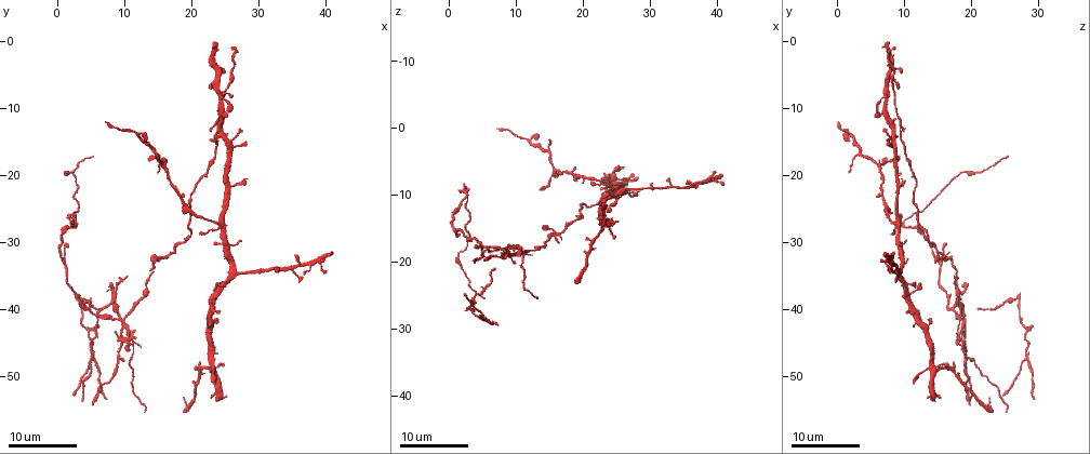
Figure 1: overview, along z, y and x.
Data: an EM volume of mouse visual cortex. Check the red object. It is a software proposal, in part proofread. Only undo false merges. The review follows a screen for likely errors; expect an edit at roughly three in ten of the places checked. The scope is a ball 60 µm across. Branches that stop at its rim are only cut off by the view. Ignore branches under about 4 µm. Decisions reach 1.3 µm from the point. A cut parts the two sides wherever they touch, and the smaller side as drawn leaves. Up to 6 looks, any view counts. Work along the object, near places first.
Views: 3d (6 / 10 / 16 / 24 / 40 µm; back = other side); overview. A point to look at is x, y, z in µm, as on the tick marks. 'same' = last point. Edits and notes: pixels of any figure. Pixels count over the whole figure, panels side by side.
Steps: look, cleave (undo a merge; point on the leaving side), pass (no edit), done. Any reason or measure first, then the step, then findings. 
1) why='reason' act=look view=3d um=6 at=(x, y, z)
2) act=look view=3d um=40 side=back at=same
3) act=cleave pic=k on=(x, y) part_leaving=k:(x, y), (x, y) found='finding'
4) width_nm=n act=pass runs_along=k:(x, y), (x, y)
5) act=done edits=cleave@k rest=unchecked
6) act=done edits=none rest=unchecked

why='arms part here' act=look view=3d um=16 at=(5.0, 47.5, 28.5)

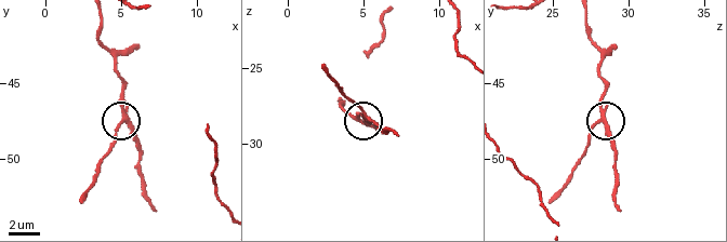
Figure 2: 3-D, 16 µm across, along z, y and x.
act=look view=3d um=6 at=(5.4, 47.6, 28.2)

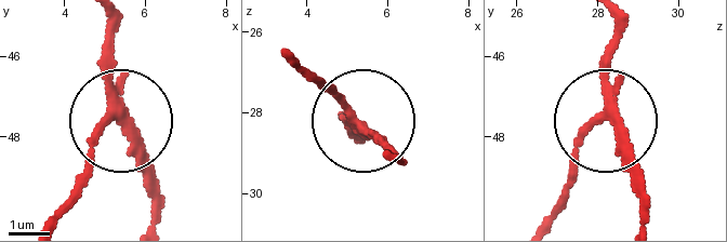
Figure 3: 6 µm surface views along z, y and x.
arms=3 act=cleave pic=3 on=(91, 145) part_leaving=3:(109, 109), (86, 188), (61, 219) found='a second neuron is stuck on'

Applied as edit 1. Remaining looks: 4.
why='three-way junction' act=look view=3d um=24 at=(16.5, 31.5, 16.0)

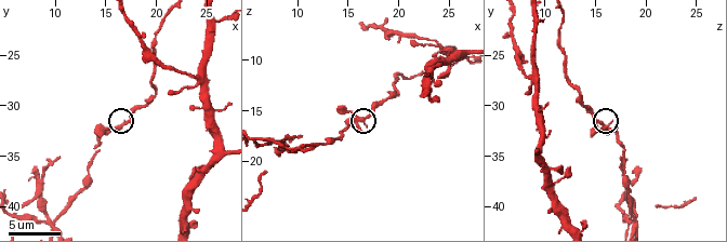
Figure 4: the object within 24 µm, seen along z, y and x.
act=look view=3d um=6 at=(16.8, 32.2, 15.6)

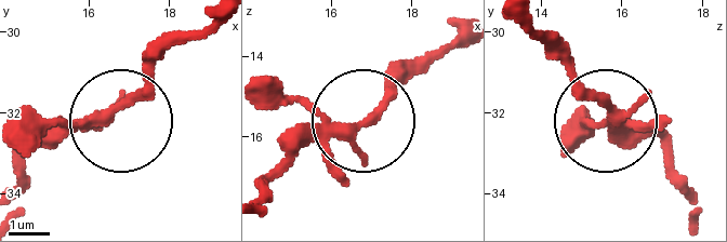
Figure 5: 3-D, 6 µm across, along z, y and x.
act=pass found='one neuron here'

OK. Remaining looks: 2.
act=look view=3d um=24 at=(27.0, 34.5, 9.5)

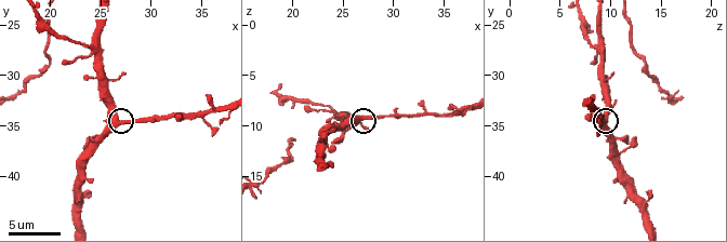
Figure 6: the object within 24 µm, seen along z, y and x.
act=look view=3d um=6 at=(27.2, 34.8, 9.0)

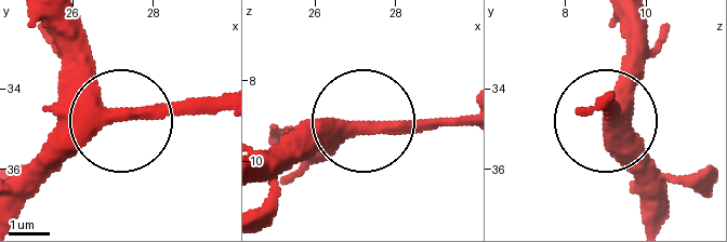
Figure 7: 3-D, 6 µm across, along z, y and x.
act=pass found='continuous, no second neuron'

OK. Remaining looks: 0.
act=done edits=cleave@3 rest=unchecked

